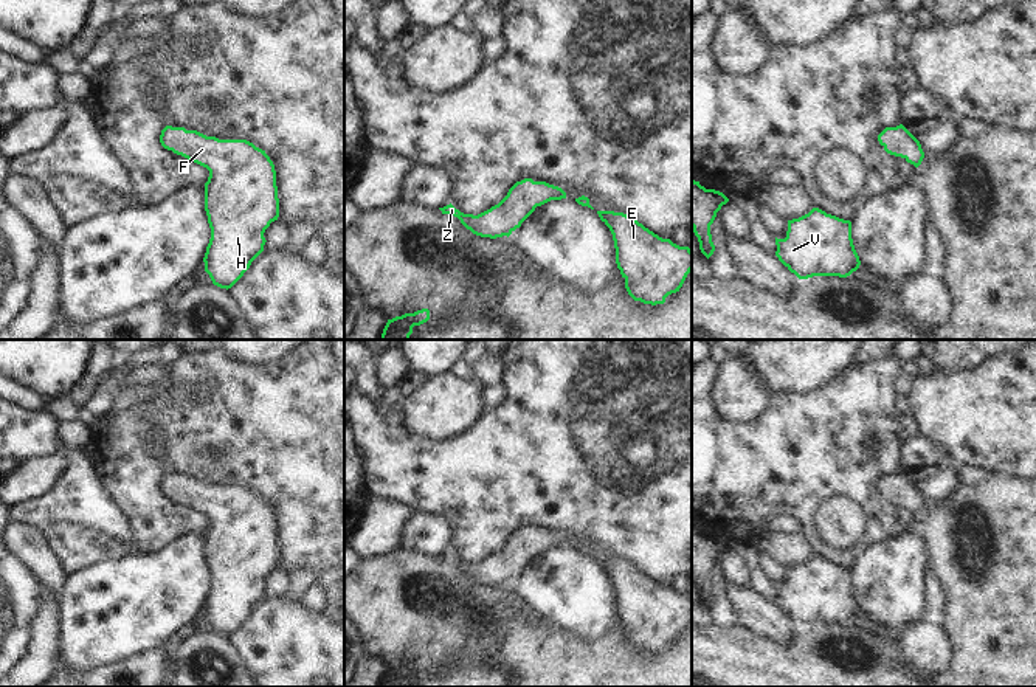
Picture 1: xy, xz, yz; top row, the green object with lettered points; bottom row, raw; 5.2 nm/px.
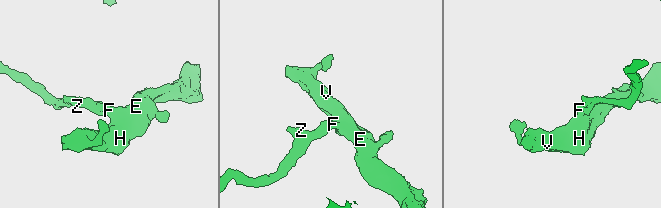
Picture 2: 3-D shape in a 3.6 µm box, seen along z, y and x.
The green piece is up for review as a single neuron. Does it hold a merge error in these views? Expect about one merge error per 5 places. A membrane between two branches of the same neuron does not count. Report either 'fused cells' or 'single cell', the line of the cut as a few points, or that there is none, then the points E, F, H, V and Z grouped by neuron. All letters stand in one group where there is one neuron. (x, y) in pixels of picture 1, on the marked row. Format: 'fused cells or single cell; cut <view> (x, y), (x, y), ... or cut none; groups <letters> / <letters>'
single cell; cut none; groups E F H V Z

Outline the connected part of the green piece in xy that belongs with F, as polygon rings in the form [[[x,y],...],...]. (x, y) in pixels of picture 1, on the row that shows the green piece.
[[[166,126],[160,143],[209,171],[205,211],[211,239],[203,257],[214,285],[231,288],[264,251],[264,233],[279,217],[275,164],[247,140],[219,140]]]

